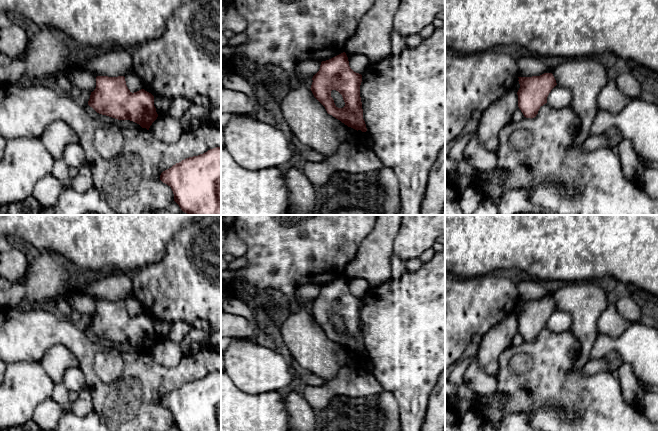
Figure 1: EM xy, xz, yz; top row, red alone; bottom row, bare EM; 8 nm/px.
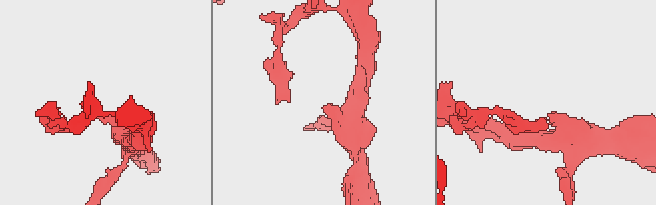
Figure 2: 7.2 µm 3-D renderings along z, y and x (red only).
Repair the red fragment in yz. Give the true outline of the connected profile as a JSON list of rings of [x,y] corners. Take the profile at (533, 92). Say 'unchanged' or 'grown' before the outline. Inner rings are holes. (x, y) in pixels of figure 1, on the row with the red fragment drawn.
unchanged; [[[552,73],[518,78],[518,107],[524,117],[532,119],[536,117],[540,107],[547,103],[549,93],[557,85],[556,80]]]

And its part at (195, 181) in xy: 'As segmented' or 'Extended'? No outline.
As segmented

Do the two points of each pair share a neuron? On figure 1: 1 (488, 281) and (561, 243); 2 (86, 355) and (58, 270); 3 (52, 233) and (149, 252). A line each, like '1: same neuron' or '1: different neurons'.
1: different neurons
2: different neurons
3: same neuron

